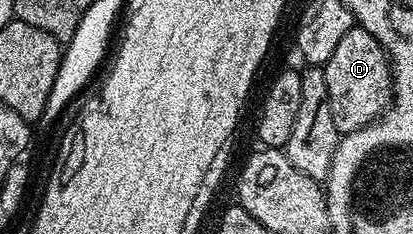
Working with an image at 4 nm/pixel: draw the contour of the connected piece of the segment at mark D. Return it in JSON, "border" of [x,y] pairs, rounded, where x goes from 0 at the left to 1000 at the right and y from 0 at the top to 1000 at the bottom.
{"border":[[[862,111],[852,128],[843,128],[843,145],[833,145],[833,162],[823,162],[814,214],[804,214],[804,248],[794,248],[785,286],[794,333],[794,453],[804,453],[804,521],[814,521],[821,568],[860,564],[908,526],[944,457],[954,385],[949,261],[937,239],[923,179],[901,145],[891,145],[886,120]]]}

